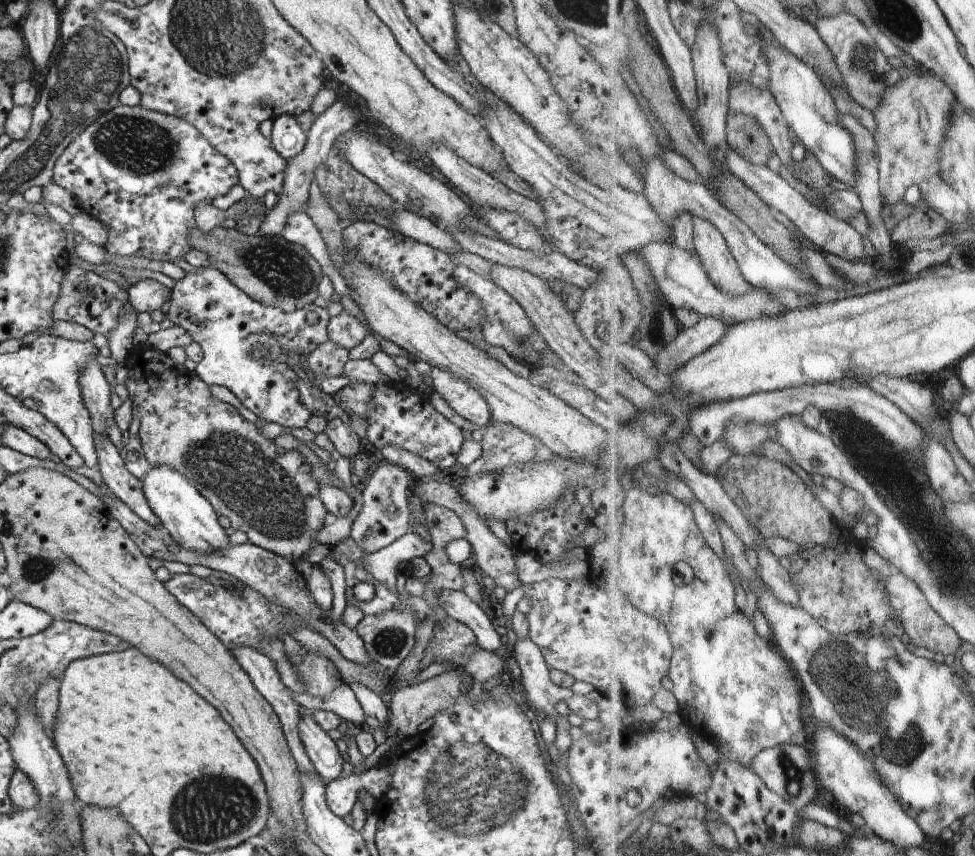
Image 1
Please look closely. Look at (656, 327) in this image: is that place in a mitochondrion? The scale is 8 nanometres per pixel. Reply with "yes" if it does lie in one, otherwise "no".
yes

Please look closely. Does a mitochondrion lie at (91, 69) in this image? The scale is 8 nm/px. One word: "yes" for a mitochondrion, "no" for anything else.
yes

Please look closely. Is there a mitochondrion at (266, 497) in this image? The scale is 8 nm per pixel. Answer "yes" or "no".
yes

